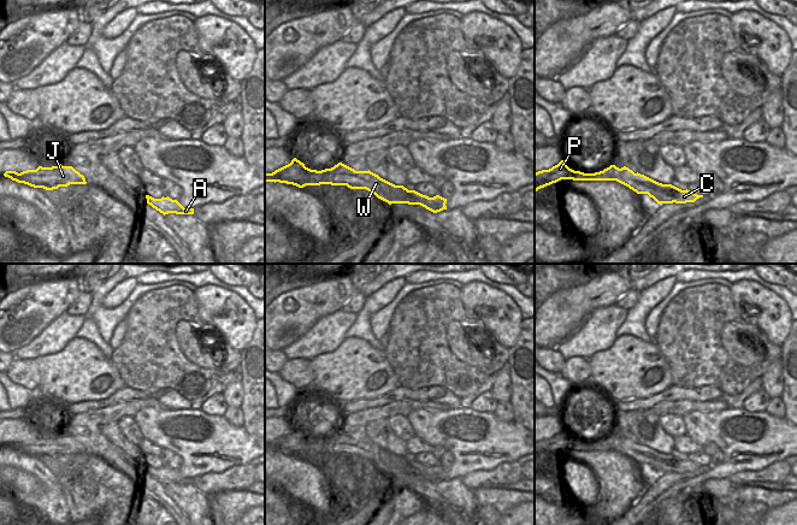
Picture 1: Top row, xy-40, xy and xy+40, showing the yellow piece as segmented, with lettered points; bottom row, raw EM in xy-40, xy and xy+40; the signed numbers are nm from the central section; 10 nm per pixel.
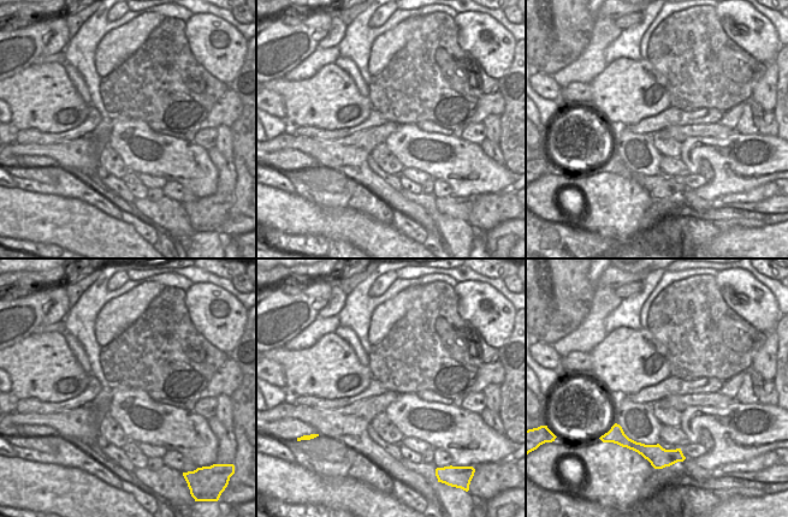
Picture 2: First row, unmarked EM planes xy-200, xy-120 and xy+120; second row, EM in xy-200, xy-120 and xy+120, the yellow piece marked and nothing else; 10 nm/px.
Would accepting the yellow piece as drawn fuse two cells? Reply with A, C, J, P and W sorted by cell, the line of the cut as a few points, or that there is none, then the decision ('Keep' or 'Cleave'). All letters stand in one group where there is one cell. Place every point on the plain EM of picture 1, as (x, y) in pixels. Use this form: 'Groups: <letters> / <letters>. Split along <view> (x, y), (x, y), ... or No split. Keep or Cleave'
Groups: A C J P W. No split. Keep.

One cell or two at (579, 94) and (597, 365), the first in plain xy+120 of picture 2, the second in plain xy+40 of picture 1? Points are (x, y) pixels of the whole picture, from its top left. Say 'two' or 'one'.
two

